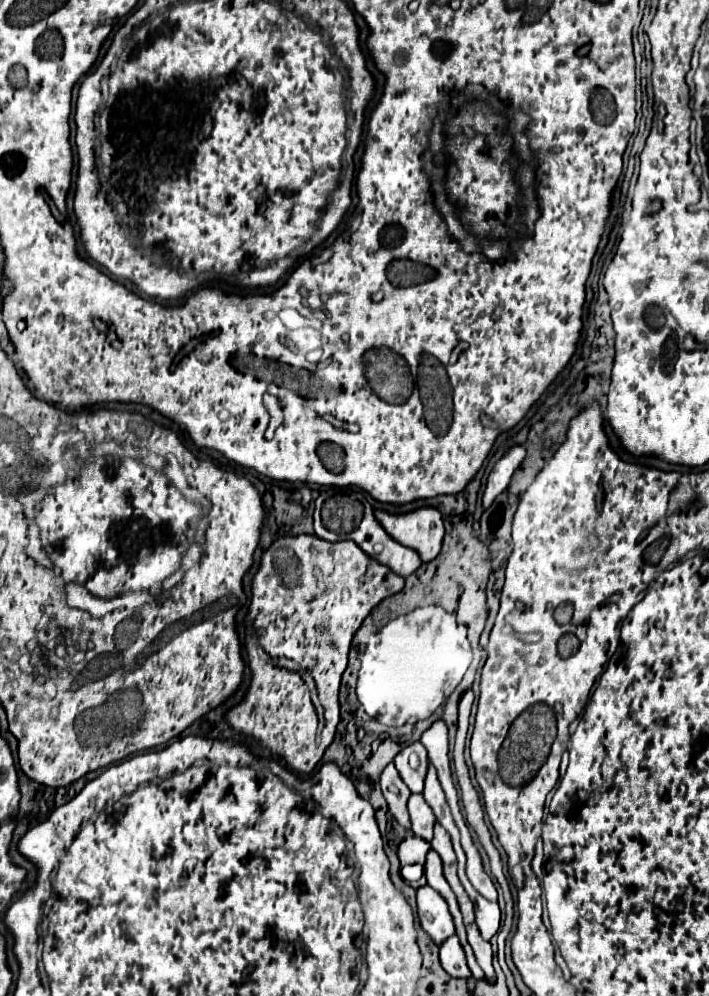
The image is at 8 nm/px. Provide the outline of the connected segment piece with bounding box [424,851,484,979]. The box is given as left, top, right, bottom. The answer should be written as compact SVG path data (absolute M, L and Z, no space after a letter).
M430 851L428 857L426 857L424 875L426 876L427 884L438 891L448 903L449 911L455 924L456 935L460 943L462 943L466 959L468 959L468 967L470 967L470 971L472 971L472 977L474 977L474 979L484 979L484 971L482 971L480 965L476 963L472 947L468 945L466 928L455 894L449 886L448 881L444 879L442 861L434 851Z

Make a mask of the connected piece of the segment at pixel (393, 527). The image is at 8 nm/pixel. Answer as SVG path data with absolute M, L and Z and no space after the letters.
M422 507L404 515L376 511L376 519L394 541L414 549L422 563L438 557L444 537L444 523L442 515L434 507Z

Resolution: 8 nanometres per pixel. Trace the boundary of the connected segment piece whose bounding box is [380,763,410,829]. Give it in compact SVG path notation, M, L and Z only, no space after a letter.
M388 763L386 769L382 771L380 777L380 785L382 785L382 793L388 801L388 809L392 811L394 819L402 825L402 827L410 827L410 817L408 817L408 809L406 809L406 801L410 797L410 789L406 787L406 783L400 779L394 763Z

